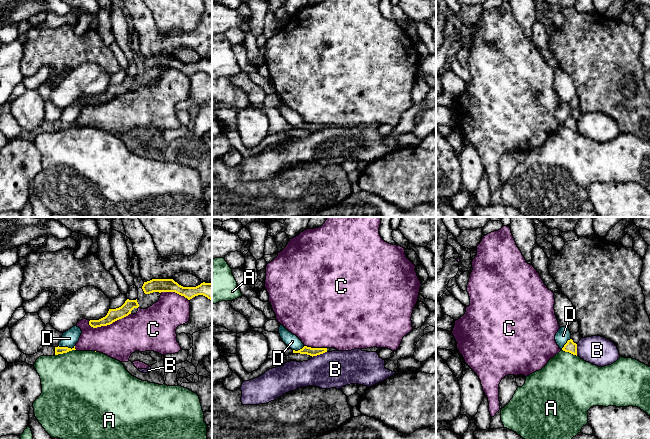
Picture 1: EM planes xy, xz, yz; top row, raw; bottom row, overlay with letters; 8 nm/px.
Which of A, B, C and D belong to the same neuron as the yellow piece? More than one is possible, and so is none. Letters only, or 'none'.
D

